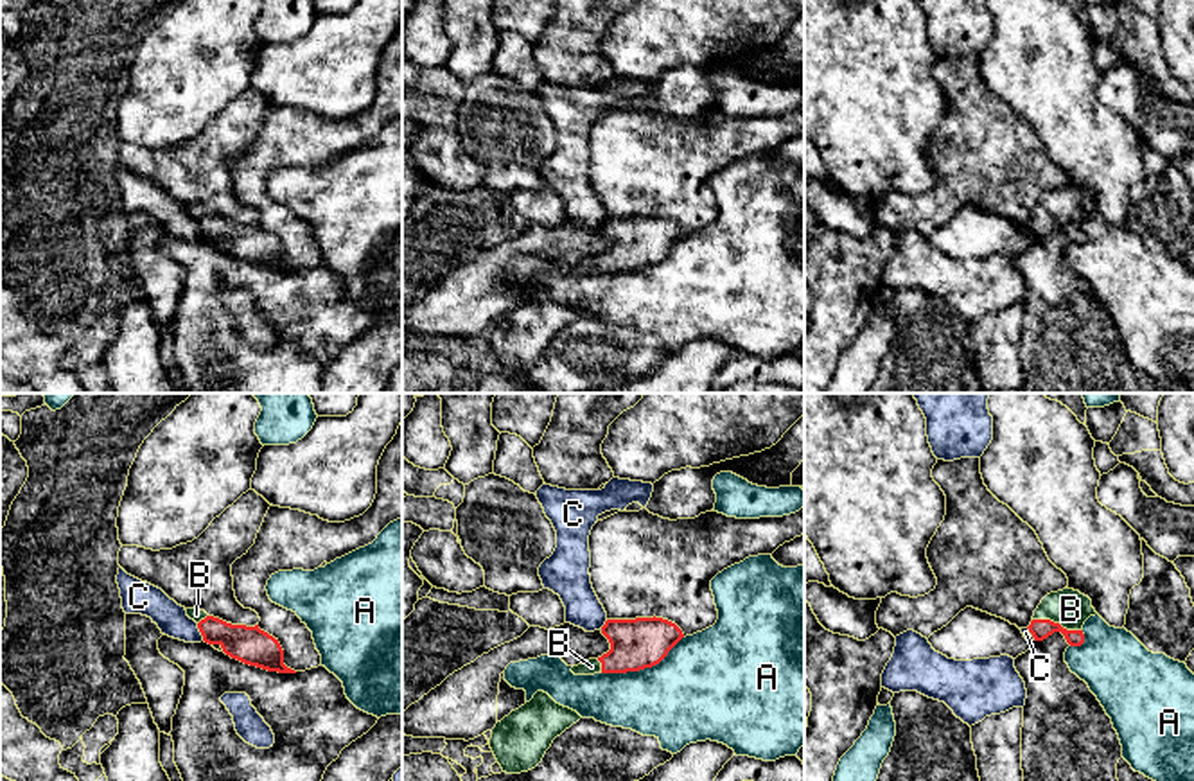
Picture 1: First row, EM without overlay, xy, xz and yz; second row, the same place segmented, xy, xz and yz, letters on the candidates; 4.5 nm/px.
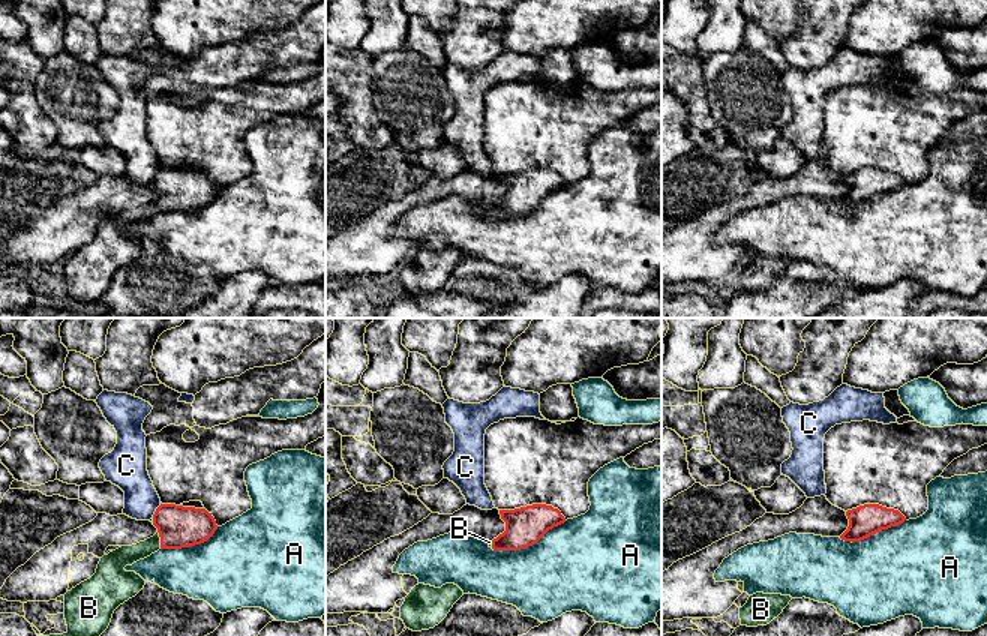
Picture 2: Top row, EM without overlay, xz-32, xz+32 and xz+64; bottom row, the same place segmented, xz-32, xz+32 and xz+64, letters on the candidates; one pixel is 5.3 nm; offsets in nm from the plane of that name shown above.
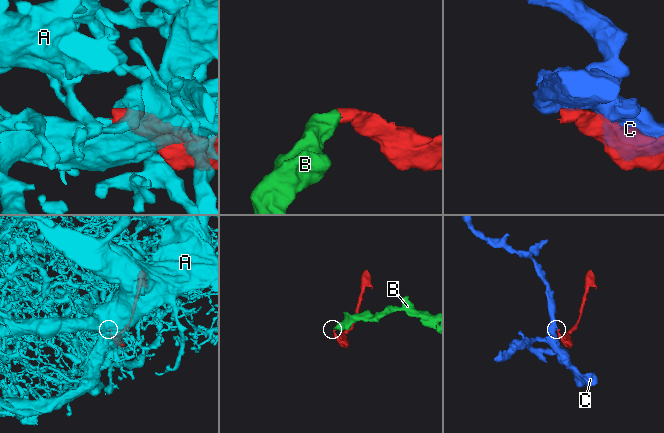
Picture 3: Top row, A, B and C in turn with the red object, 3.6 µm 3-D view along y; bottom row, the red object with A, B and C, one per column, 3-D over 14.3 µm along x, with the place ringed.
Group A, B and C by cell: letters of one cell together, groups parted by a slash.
A / B / C

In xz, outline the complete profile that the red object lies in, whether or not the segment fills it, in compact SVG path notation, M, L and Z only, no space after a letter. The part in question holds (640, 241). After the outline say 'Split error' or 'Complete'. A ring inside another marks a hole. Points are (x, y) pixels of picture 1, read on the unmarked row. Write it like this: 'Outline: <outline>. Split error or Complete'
Outline: M663 215L607 217L601 232L610 248L598 257L573 264L575 273L627 271L659 262L684 235L682 228Z. Split error

